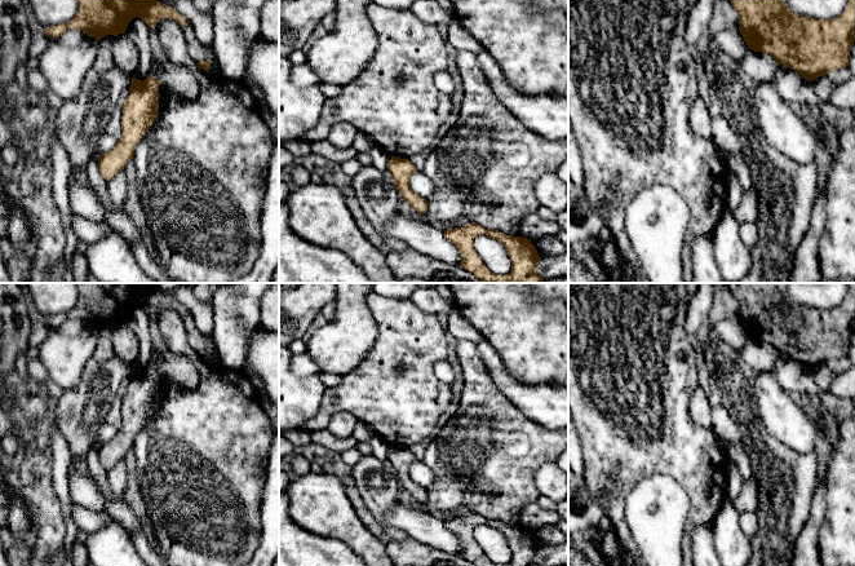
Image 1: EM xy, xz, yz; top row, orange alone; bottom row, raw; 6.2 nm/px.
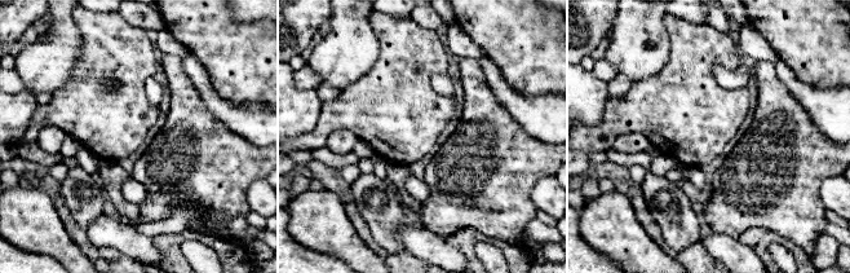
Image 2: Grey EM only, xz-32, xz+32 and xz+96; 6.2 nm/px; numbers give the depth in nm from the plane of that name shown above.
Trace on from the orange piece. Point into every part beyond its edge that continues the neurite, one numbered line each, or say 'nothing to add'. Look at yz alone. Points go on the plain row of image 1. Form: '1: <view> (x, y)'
nothing to add

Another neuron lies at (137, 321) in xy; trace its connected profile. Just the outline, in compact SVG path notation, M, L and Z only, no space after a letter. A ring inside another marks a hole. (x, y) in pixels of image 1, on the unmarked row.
M136 306L128 313L125 324L129 330L132 330L136 333L137 340L139 342L137 361L132 367L136 367L142 371L147 367L152 355L149 315L143 309Z

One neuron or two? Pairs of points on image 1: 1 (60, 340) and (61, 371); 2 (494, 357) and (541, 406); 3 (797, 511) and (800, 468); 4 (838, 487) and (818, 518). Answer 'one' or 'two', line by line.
1: one
2: one
3: one
4: two

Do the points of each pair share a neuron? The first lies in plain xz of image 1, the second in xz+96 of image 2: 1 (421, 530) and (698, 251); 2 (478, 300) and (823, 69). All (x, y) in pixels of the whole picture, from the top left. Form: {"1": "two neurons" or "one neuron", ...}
{"1": "two neurons", "2": "one neuron"}

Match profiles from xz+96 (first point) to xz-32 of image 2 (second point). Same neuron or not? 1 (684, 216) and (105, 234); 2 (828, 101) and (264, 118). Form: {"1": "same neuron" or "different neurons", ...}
{"1": "different neurons", "2": "same neuron"}

